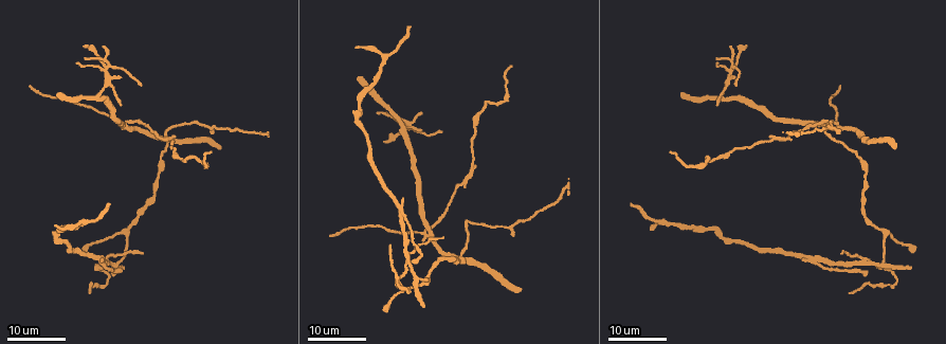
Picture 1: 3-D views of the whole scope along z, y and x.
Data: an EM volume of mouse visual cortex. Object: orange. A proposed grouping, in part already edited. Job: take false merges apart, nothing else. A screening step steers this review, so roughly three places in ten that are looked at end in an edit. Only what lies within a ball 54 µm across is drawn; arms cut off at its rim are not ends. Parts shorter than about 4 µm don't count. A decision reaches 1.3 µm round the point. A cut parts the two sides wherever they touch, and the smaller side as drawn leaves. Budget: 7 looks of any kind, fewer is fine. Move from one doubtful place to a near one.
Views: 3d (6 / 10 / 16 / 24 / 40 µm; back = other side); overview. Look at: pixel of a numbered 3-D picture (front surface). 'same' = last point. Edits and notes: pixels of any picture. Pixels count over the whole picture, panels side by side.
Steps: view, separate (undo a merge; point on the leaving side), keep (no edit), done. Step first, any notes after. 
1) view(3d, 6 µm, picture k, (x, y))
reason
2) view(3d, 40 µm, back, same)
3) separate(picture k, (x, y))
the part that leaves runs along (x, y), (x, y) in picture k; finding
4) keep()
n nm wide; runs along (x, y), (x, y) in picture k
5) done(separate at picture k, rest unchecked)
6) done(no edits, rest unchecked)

view(3d, 16 µm, picture 1, (886, 234))

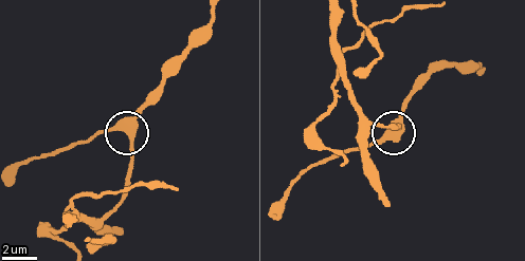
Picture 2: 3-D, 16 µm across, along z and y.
view(3d, 6 µm, picture 2, (130, 135))

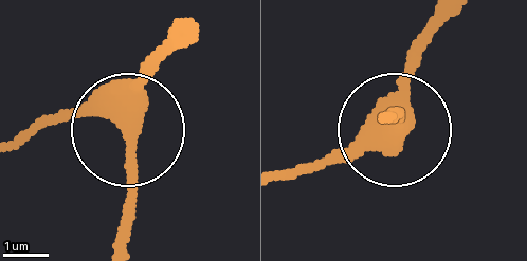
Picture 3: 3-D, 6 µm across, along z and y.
keep()
runs along (444, 21), (418, 67), (406, 124), (289, 176) in picture 3; continuous, no second neuron

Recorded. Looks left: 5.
view(3d, 24 µm, picture 1, (423, 232))
four-way junction

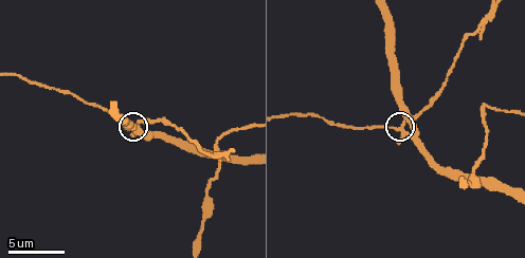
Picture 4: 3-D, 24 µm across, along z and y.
view(3d, 6 µm, picture 4, (401, 132))

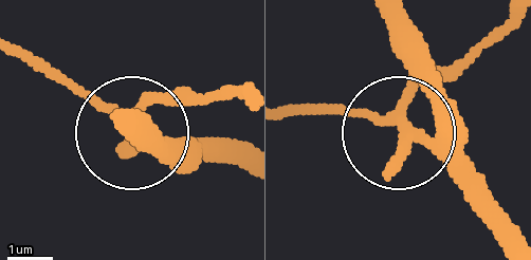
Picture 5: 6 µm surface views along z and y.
separate(picture 5, (98, 98))
side arm 20 µm; 4 arms; two neurons meet here

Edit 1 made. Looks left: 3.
view(overview)

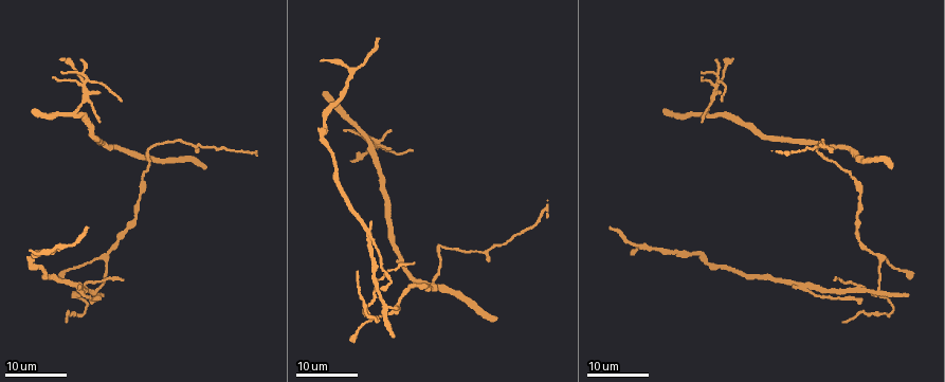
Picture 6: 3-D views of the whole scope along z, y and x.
view(3d, 16 µm, picture 6, (492, 249))
thick turns thin

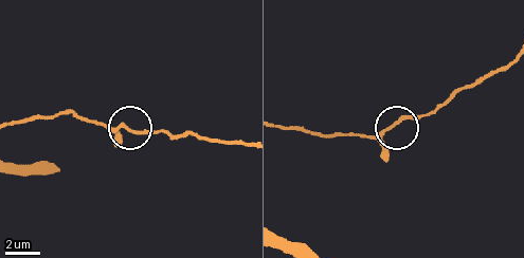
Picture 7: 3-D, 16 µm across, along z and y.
view(3d, 6 µm, picture 7, (127, 129))

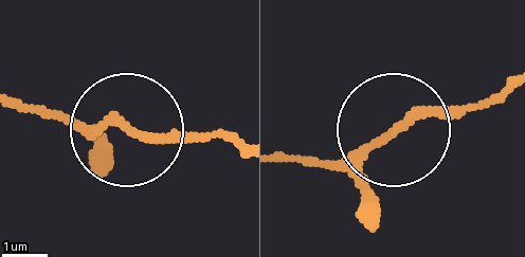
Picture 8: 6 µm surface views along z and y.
keep()
continuous, no second neuron

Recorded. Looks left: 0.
done(separate at picture 5, rest unchecked)

